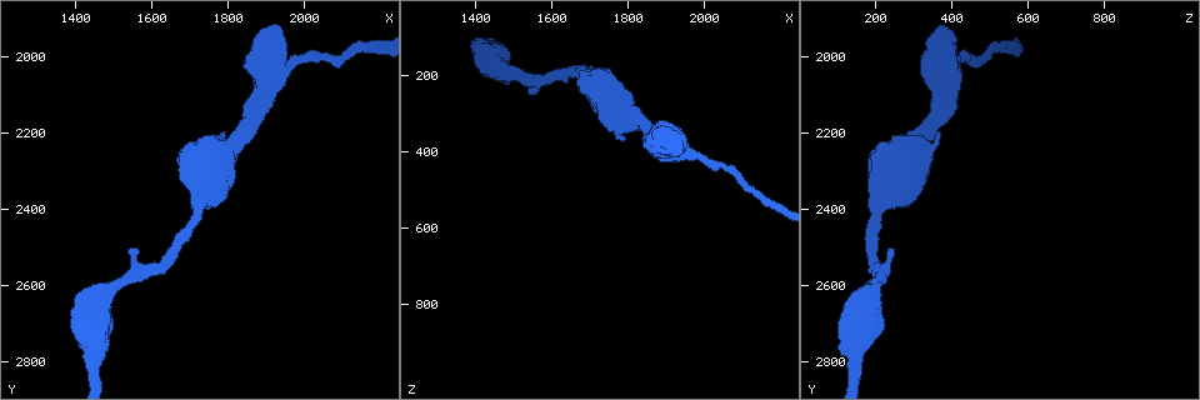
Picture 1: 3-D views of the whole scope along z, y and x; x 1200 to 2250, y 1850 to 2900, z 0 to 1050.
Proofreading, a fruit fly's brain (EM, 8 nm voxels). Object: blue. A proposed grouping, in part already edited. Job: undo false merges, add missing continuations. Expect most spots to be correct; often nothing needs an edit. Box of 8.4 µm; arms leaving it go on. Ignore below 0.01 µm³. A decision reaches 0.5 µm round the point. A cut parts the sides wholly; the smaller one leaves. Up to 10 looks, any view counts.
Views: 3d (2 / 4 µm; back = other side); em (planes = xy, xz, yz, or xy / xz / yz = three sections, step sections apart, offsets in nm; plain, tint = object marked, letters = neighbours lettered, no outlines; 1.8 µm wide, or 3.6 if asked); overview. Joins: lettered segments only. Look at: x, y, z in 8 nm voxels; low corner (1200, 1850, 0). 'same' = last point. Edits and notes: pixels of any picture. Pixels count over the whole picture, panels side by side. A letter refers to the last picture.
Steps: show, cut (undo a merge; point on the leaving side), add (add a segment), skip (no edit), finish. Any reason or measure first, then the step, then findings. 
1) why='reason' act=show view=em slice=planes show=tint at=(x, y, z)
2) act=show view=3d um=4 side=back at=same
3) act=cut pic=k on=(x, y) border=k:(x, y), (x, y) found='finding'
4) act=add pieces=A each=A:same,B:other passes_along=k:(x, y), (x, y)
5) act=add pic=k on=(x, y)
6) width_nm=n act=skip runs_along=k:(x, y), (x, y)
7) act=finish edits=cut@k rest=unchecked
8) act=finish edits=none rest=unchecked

why='thick turns thin' act=show view=3d um=4 side=back at=(1450, 2765, 150)

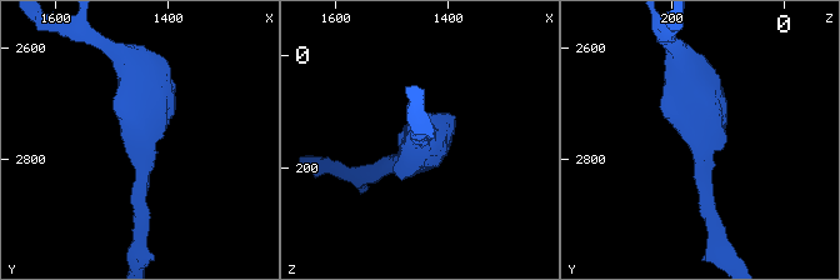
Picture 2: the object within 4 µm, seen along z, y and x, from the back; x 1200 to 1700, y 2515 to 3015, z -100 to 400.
act=show view=em um=3.6 slice=planes show=letters at=(1450, 2765, 145)

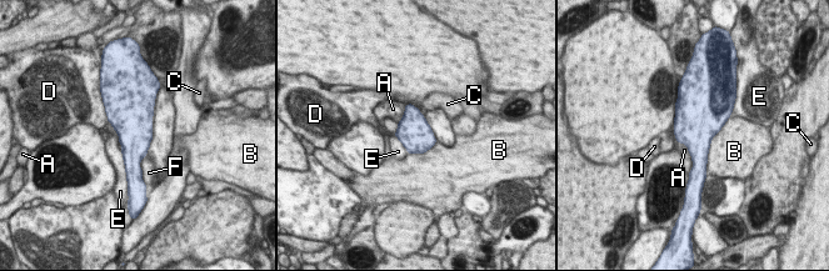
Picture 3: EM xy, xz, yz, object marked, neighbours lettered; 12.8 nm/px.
width_nm=420 act=skip each=A:other,B:other,C:other,D:other,E:other,F:other border=3:(729, 116), (712, 139), (705, 172) found='all the same cell'

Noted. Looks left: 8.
why='branch stops here' act=show view=3d um=4 at=(1545, 2505, 250)

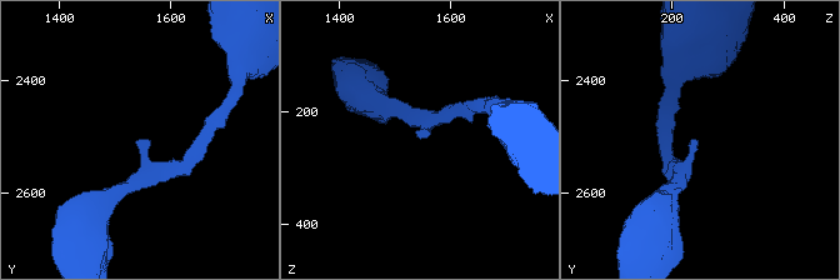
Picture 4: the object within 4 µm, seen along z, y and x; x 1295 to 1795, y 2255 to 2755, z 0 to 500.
why='now the EM' act=show view=em slice=planes show=letters at=(1555, 2505, 250)

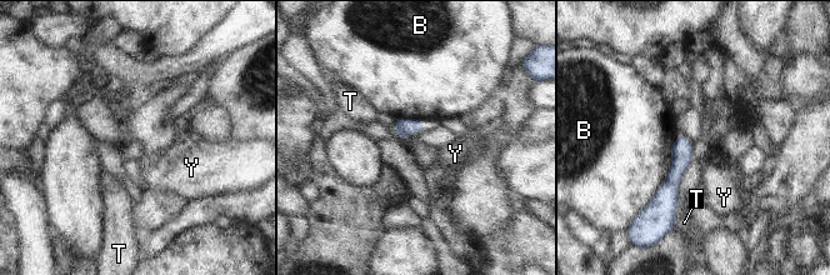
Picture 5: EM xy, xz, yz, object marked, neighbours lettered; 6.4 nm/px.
longest_contact=B:550nm act=skip each=B:other,T:other,Y:other runs_along=5:(680, 139), (670, 210) found='none of them fits'

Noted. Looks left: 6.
why='thick turns thin' act=show view=3d um=4 at=(1775, 2255, 285)

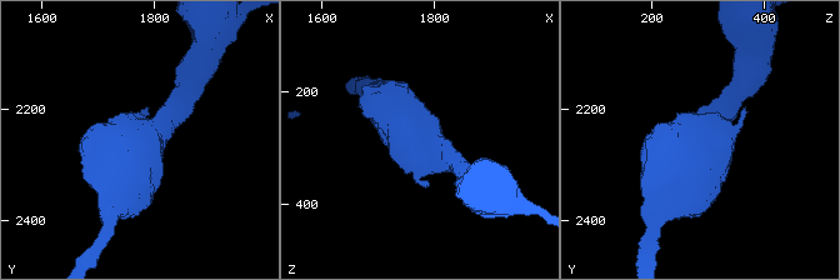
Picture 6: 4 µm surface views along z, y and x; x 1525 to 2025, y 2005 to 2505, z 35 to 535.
act=show view=em um=3.6 slice=planes show=tint at=(1775, 2265, 290)

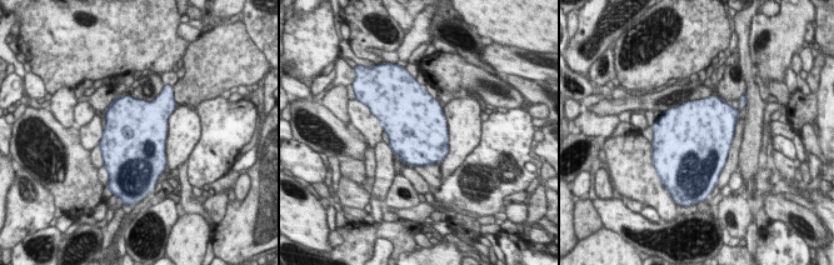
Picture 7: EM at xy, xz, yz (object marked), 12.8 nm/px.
why='see the neighbours' act=show view=em um=3.6 slice=planes show=letters at=same

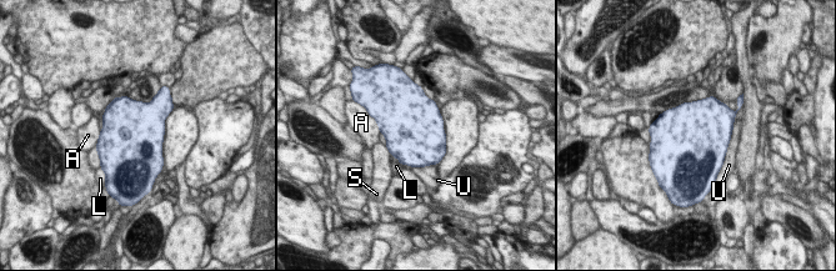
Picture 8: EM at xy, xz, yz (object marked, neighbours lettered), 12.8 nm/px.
act=skip each=A:other,L:other,S:other,U:other found='all the same cell'

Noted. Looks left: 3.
why='calibre changes' act=show view=em um=3.6 slice=planes show=letters at=(1950, 2020, 395)

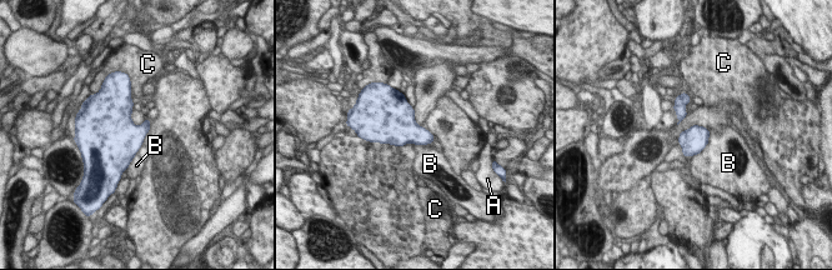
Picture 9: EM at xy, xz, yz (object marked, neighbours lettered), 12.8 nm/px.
act=skip each=A:other,B:other,C:other border=9:(710, 130), (707, 144), (695, 155) found='all the same cell'

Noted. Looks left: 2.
act=finish edits=none rest=unchecked

